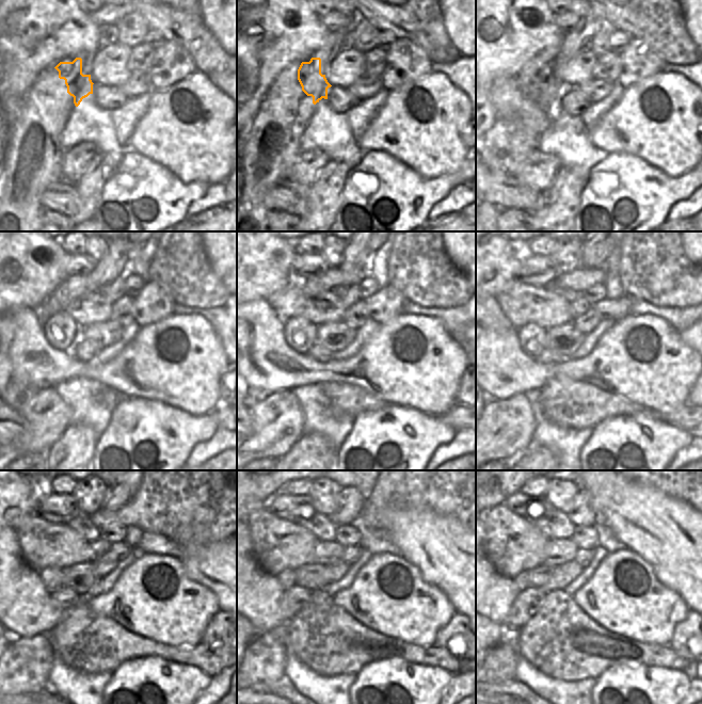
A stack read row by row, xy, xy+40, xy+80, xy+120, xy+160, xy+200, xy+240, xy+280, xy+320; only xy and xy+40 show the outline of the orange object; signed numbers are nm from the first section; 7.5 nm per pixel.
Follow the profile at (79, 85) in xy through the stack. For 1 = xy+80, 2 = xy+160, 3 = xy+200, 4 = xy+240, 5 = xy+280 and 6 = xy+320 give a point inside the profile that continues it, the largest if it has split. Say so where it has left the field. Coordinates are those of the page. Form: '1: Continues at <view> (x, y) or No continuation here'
1: Continues at xy+80 (545, 91)
2: Continues at xy+160 (300, 334)
3: Continues at xy+200 (565, 338)
4: Continues at xy+240 (81, 577)
5: Continues at xy+280 (310, 577)
6: Continues at xy+320 (536, 578)

